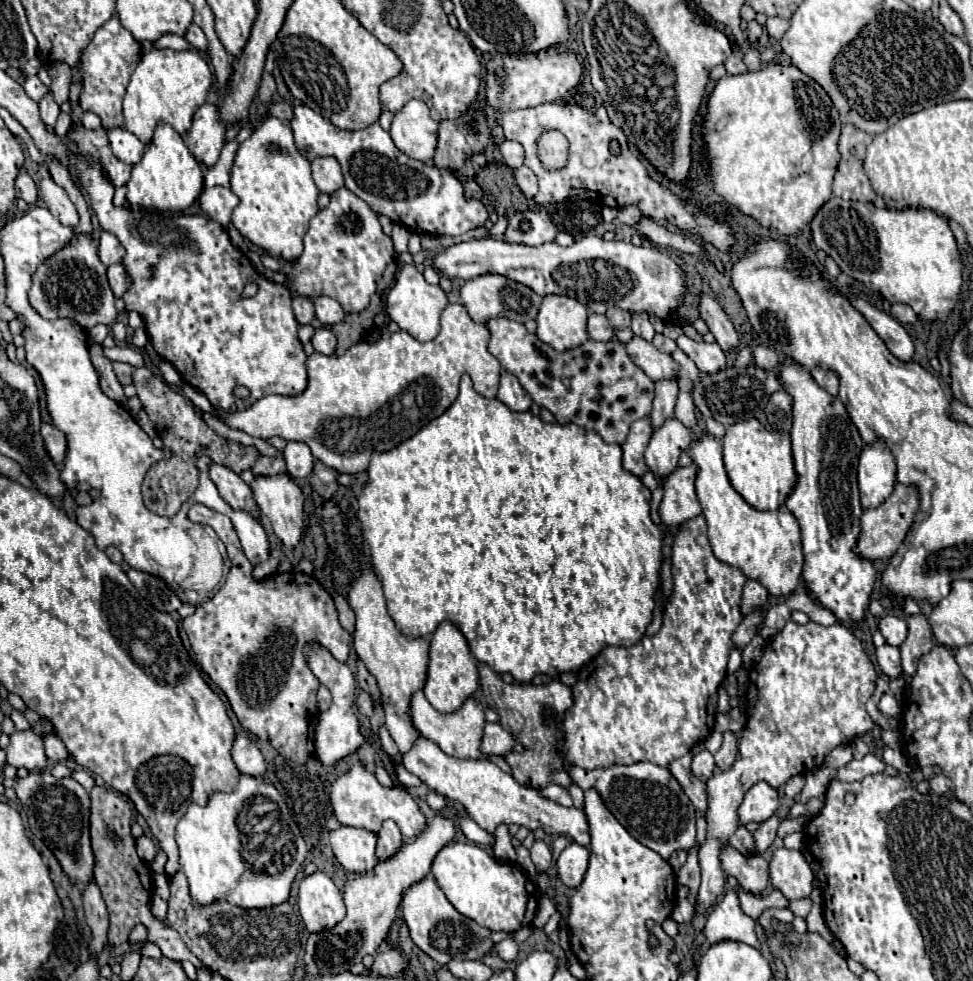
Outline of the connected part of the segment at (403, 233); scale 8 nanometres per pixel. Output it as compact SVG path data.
M394 224L394 232L392 232L392 240L394 240L394 250L396 252L406 252L408 250L408 240L410 240L412 232L402 226L402 224Z

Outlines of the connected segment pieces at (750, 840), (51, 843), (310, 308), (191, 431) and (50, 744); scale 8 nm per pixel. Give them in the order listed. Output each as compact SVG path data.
M740 826L738 832L730 838L730 846L734 846L740 854L744 856L752 856L756 852L756 844L754 844L754 836L744 828Z
M48 770L30 772L14 784L20 804L28 814L30 830L60 862L72 884L84 888L94 880L94 852L90 846L90 796L74 778L54 778Z
M294 296L292 310L294 310L294 316L296 316L298 324L310 324L314 320L314 304L312 304L310 298Z
M148 368L134 370L134 386L138 390L138 398L144 406L144 410L148 412L150 420L154 422L154 426L158 430L158 436L164 442L164 450L168 450L172 454L168 460L156 462L144 478L142 496L144 496L146 508L150 512L154 512L158 516L174 516L180 510L180 506L188 498L194 496L194 490L198 488L198 478L200 478L200 472L196 466L198 454L210 456L216 464L236 470L236 474L252 468L254 462L260 458L260 452L254 446L246 448L238 442L218 436L210 426L206 426L202 416L194 410L194 406L190 402L184 400L184 396L178 390L170 388L162 378L154 376Z
M54 734L44 738L44 748L46 748L46 756L48 756L52 762L66 762L66 760L70 758L66 746L64 746L62 740L56 738Z

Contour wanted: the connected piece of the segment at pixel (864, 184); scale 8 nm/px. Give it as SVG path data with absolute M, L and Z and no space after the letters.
M854 124L842 126L838 150L842 154L842 160L838 164L832 192L834 196L840 196L844 200L862 200L872 202L876 198L876 192L870 186L870 180L862 168L866 146L872 142L872 136L854 128Z

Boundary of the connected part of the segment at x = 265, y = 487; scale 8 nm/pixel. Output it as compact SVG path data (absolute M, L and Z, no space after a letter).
M256 476L256 480L250 484L254 490L256 504L262 512L262 516L272 524L274 534L286 548L298 546L302 540L302 528L304 528L304 496L302 490L296 486L296 482L290 476Z

